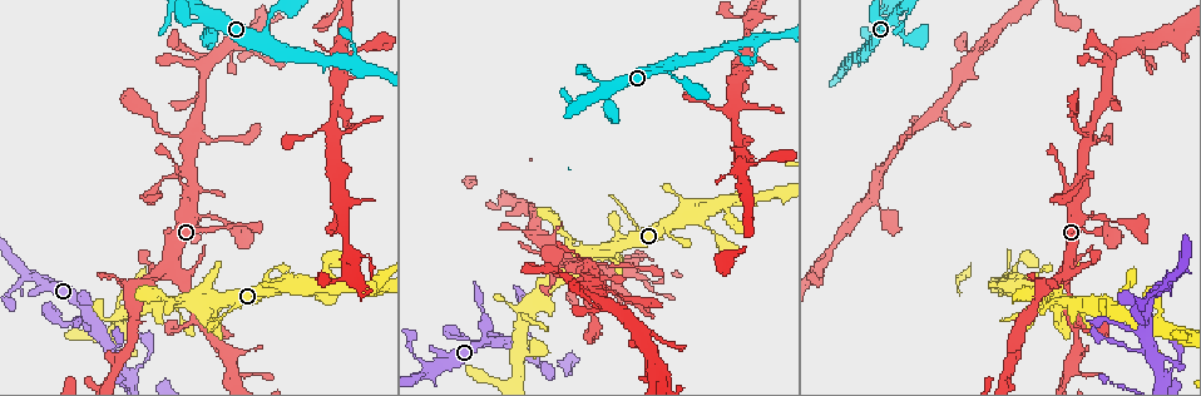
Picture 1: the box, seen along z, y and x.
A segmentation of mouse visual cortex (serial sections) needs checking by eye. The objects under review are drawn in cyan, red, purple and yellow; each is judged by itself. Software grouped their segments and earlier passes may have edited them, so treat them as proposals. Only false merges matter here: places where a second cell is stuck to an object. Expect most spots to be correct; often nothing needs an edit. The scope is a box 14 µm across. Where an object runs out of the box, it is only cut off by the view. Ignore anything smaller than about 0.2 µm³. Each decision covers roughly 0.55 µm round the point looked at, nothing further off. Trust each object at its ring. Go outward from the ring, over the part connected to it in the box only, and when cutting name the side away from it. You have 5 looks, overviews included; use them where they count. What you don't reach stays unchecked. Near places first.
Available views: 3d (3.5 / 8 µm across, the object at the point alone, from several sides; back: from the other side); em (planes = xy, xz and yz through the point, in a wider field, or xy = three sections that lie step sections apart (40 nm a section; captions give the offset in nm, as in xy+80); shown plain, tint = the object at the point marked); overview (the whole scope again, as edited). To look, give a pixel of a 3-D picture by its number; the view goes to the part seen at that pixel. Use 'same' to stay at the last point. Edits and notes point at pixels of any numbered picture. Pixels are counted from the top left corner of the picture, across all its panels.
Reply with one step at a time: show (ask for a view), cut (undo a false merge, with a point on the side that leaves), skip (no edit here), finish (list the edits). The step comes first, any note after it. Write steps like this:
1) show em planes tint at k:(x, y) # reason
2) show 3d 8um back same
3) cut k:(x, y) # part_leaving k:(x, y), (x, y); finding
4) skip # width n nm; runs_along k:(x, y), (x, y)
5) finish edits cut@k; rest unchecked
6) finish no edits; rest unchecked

show 3d 3.5um back at 1:(1080, 174) # calibre changes

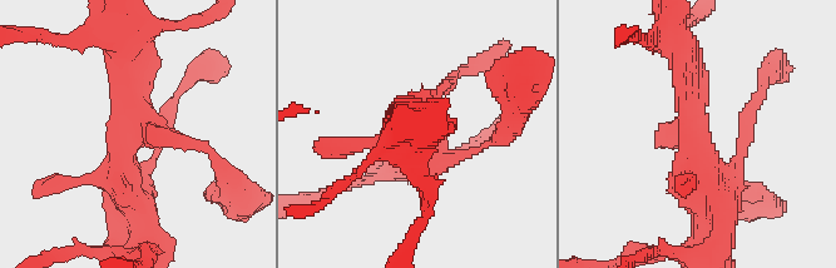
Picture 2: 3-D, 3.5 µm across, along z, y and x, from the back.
show em xy step 1 tint at 2:(692, 129) # need the tissue

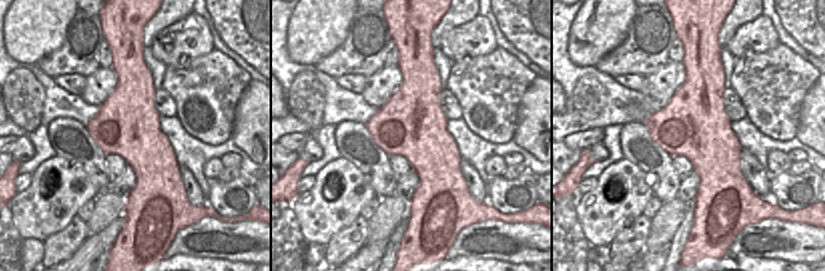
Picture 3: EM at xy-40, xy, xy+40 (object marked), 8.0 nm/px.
skip # runs_along 2:(707, 207), (678, 53); all the same cell

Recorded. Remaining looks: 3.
show 3d 3.5um at 1:(528, 358) # sudden change in width

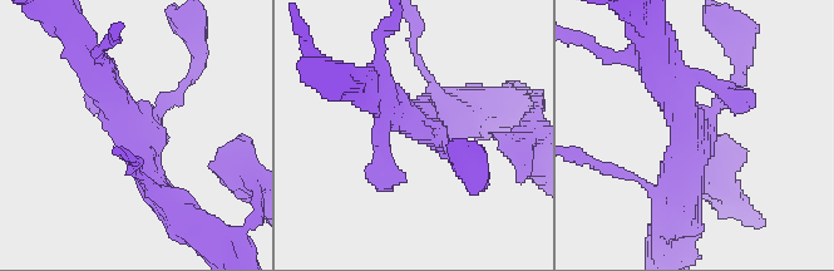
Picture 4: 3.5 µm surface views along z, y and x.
show em xy step 3 tint at 4:(136, 124) # need the tissue

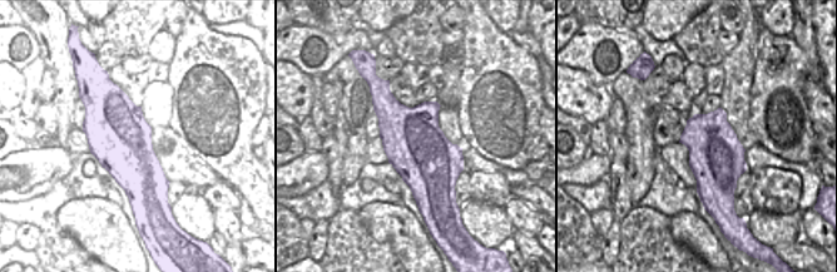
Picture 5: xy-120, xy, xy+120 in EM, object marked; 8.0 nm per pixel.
skip # width 500 nm; runs_along 4:(371, 90), (468, 171); one cell here

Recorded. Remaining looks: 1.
finish no edits; rest unchecked

